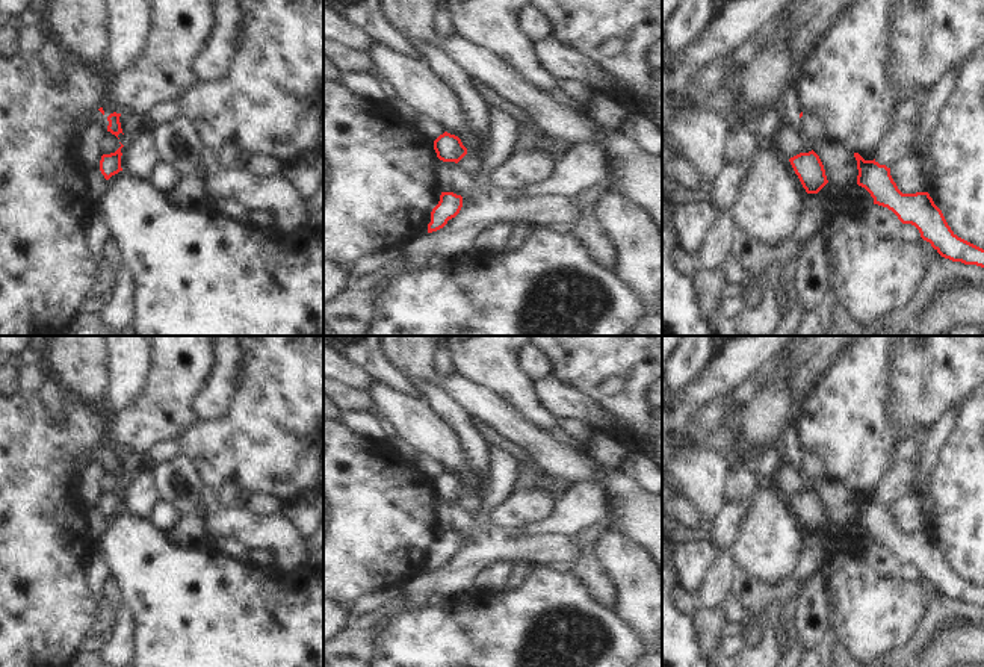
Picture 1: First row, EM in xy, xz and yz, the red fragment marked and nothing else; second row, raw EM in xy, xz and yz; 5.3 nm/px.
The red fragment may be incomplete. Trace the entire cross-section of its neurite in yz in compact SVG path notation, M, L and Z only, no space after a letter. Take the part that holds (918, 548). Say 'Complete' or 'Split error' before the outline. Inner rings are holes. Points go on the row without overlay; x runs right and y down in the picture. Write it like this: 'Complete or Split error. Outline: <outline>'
Complete. Outline: M854 492L857 499L857 523L874 537L874 543L892 549L902 563L914 564L921 576L945 597L984 607L984 588L958 576L948 564L942 549L928 531L902 532L890 514L890 507L875 498L865 499Z

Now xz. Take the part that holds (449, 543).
Complete. Outline: M441 531L438 543L431 551L428 572L443 567L463 546L463 535L453 531Z

